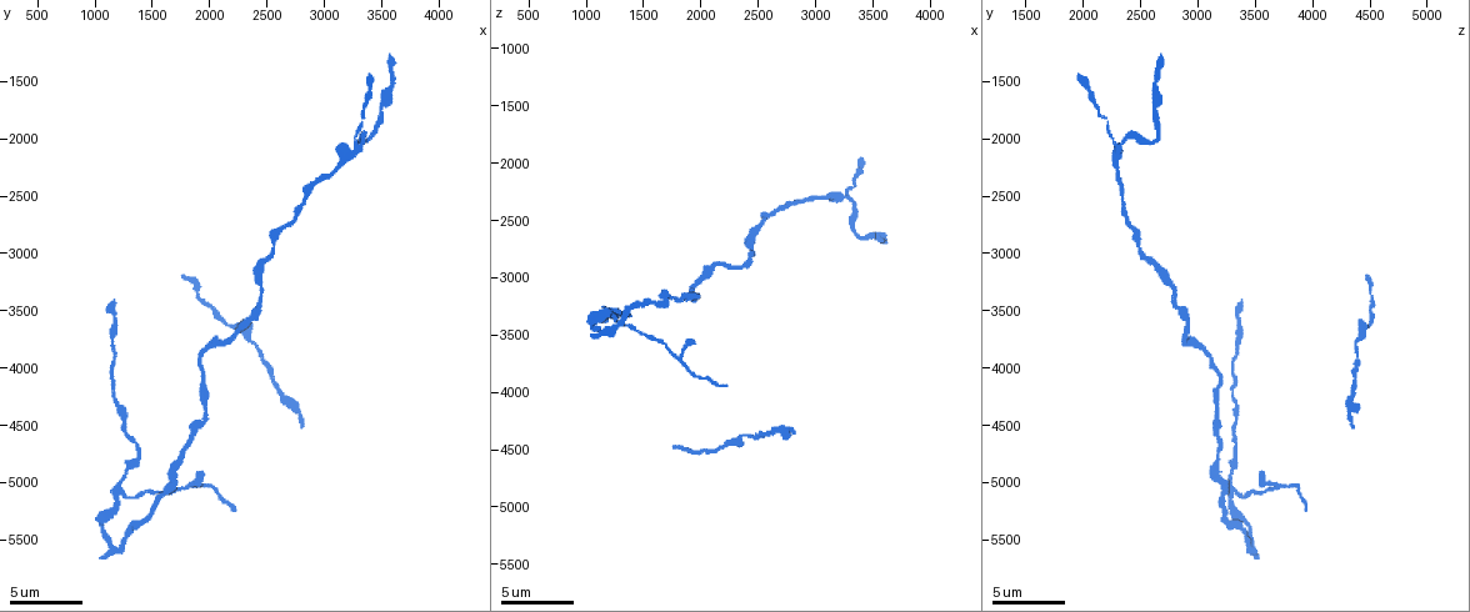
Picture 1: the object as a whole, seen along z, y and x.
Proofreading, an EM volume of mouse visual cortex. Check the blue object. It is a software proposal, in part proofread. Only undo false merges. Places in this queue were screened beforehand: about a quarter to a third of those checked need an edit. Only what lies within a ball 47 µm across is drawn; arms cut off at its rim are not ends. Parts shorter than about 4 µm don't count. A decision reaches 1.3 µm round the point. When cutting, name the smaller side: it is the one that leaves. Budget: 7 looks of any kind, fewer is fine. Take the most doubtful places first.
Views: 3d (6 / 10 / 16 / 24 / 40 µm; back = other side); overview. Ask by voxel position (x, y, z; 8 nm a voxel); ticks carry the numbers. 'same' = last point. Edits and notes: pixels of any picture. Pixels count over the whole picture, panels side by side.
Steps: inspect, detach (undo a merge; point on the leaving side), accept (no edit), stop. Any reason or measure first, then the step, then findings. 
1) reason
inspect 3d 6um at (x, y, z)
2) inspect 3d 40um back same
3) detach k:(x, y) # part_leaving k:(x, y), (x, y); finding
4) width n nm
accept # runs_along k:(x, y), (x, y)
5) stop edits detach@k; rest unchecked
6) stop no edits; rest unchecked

thin arm on a thick one
inspect 3d 10um at (1220, 5100, 3360)

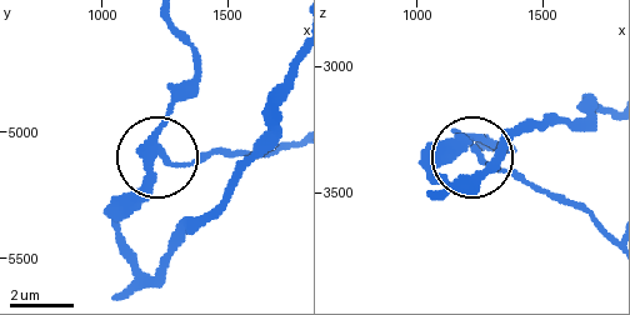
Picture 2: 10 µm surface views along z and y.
width 180 nm
detach 2:(200, 156) # part_leaving 2:(156, 145), (186, 166), (226, 150), (291, 148); a second neuron is stuck on

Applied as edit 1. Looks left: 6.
inspect overview

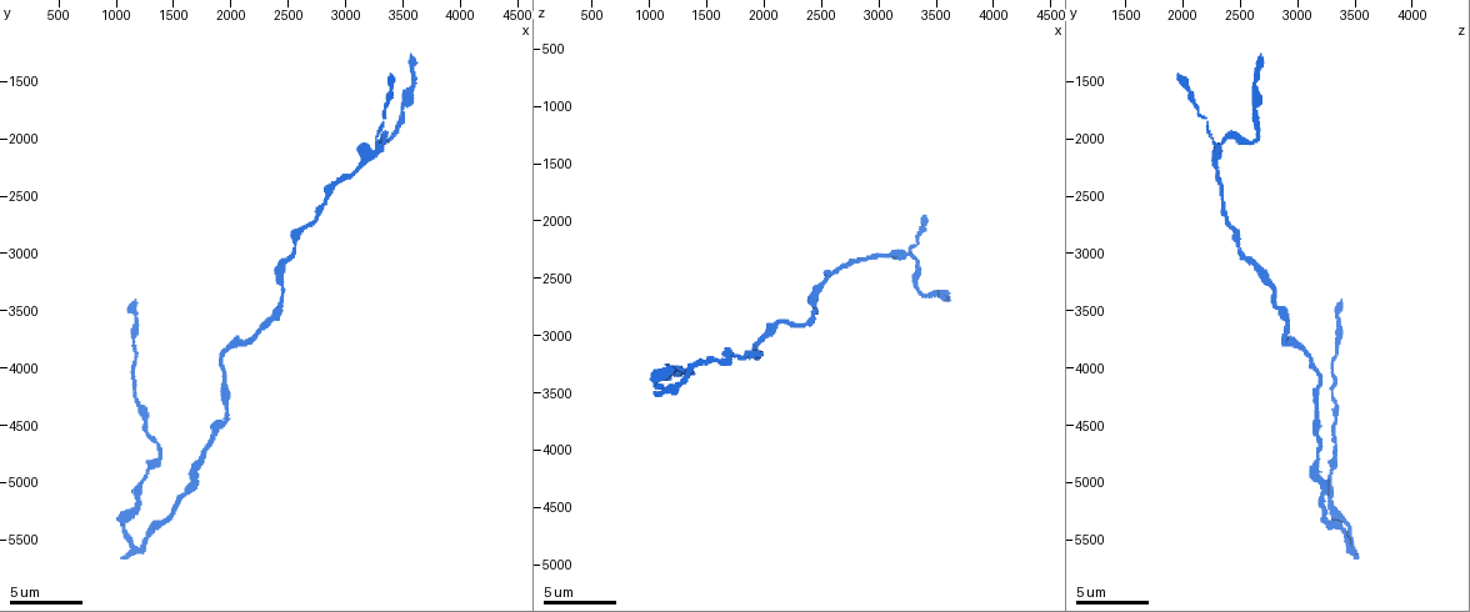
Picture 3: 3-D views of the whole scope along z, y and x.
inspect 3d 10um at (3280, 2040, 2300)

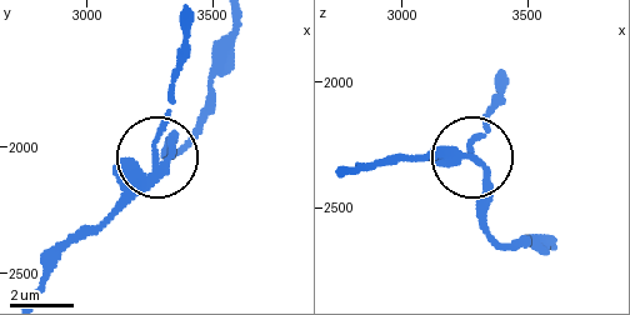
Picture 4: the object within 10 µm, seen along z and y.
inspect 3d 10um back at (3280, 2060, 2310)

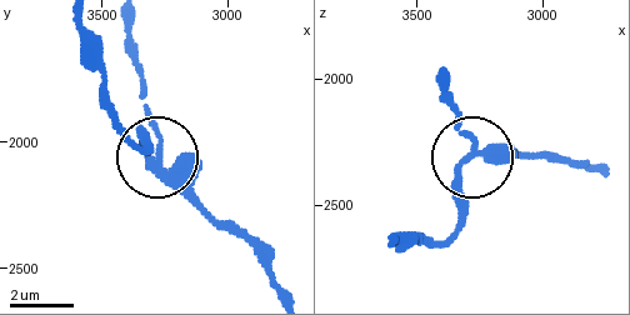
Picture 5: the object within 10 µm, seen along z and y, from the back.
side_arm 6 um
detach 5:(153, 120) # part_leaving 5:(155, 164), (131, 21); a second neuron is stuck on

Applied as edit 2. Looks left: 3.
see it whole again
inspect overview

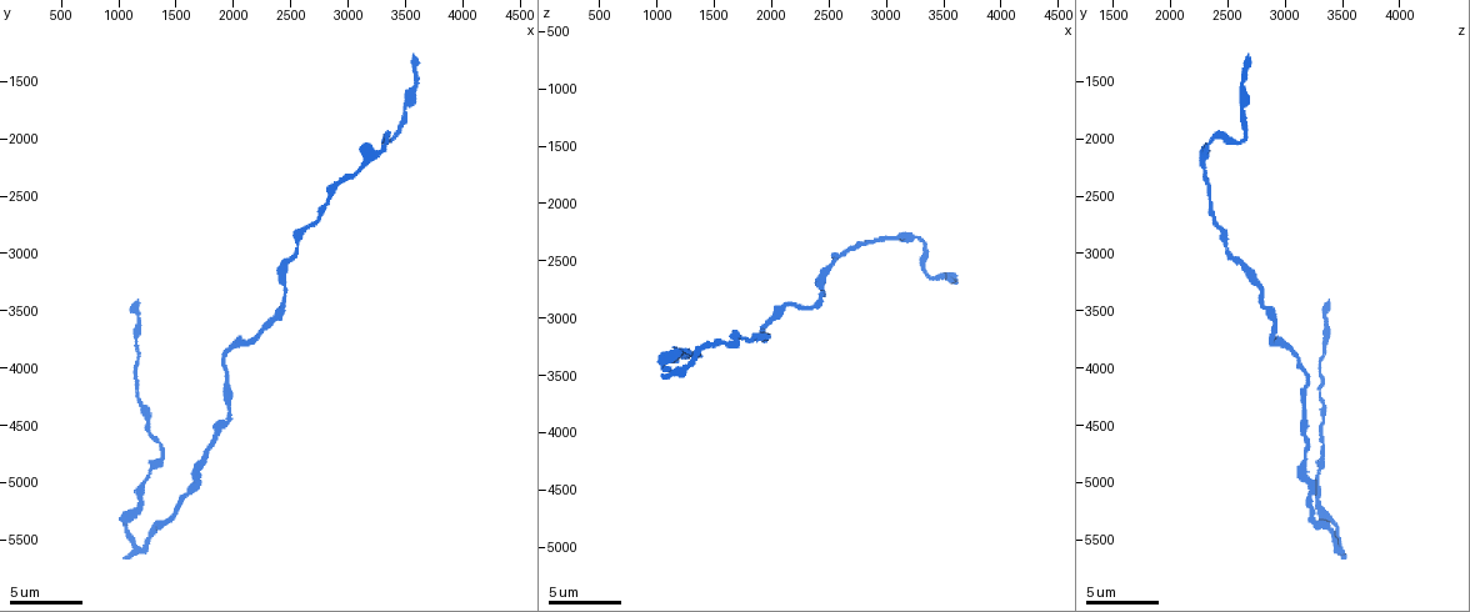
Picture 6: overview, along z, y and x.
calibre changes
inspect 3d 16um at (1920, 4080, 3200)

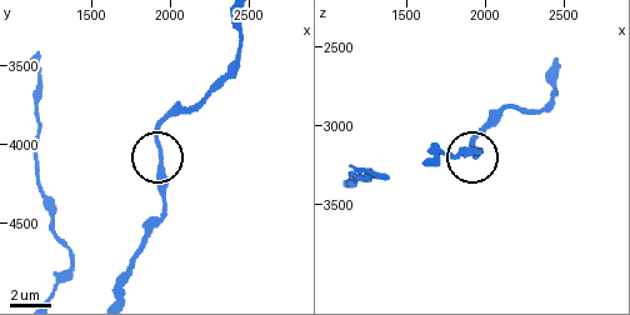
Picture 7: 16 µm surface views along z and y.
accept # continuous, no second neuron

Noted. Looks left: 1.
stop edits detach@2, detach@5; rest unchecked

